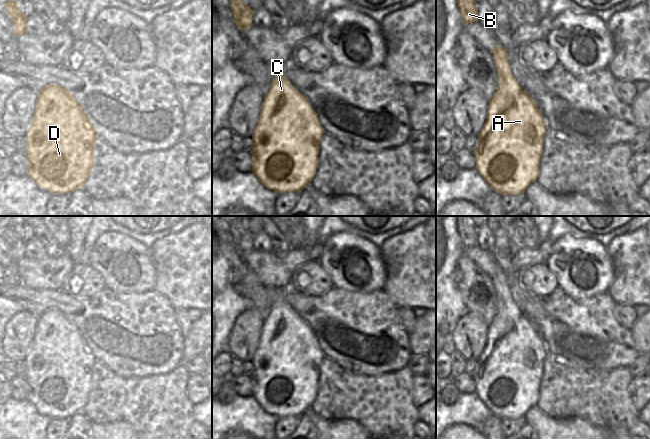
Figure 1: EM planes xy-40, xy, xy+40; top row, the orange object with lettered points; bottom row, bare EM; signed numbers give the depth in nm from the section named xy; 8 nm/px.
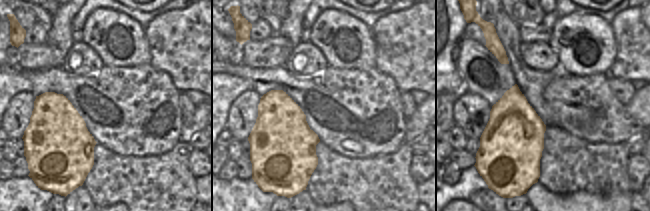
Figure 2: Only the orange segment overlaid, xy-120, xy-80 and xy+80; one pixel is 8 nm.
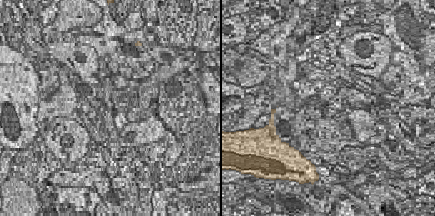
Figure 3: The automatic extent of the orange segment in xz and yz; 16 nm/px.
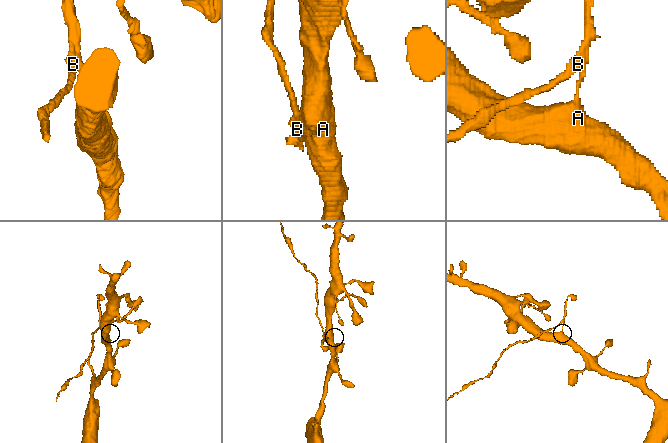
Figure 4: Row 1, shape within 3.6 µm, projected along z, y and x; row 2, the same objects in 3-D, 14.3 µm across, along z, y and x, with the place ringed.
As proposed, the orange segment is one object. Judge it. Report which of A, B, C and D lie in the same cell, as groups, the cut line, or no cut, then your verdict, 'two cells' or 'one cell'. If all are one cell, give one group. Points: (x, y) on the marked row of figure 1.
A C D / B; cut in xy+40 along (510, 72), (506, 76), (502, 76), (498, 81); two cells

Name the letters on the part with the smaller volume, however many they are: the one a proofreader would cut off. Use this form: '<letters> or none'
B

